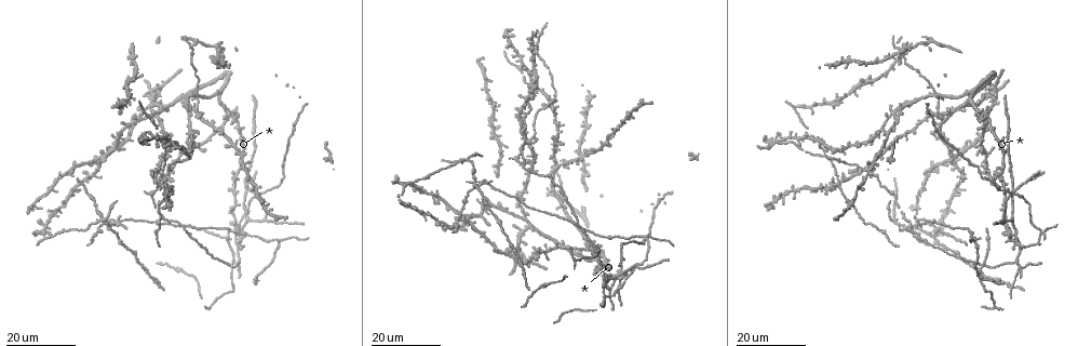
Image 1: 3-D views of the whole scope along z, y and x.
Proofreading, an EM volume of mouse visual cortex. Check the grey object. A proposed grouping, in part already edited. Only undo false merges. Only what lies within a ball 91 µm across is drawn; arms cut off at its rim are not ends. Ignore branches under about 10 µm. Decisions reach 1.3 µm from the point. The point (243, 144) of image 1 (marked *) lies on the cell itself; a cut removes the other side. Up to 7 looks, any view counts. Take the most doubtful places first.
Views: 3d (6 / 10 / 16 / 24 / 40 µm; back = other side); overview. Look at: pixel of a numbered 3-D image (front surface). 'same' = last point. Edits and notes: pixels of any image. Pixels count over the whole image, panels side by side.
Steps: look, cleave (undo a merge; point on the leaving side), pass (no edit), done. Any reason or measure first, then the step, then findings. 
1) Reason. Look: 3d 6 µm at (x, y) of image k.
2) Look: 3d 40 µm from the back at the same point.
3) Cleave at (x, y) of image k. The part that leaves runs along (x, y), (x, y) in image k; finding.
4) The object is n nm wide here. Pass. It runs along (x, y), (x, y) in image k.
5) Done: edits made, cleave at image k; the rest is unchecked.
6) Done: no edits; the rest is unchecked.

Looks like a crossing. Look: 3d 16 µm at (593, 249) of image 1.

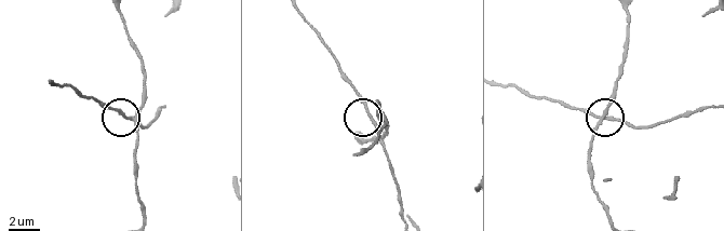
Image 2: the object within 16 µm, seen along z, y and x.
Look: 3d 6 µm at (370, 114) of image 2.

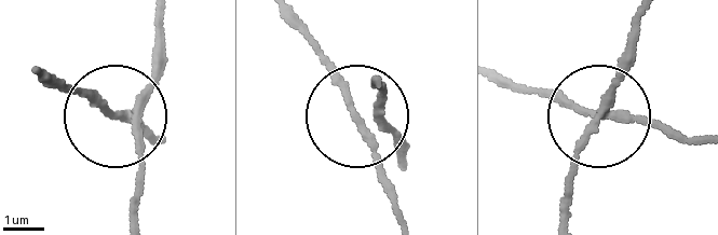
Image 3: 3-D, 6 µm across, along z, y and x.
Pass. It runs along (160, 139), (125, 119), (139, 150), (139, 208) in image 3; all the same cell.

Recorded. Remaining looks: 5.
Four-way junction. Look: 3d 16 µm at (1020, 243) of image 1.

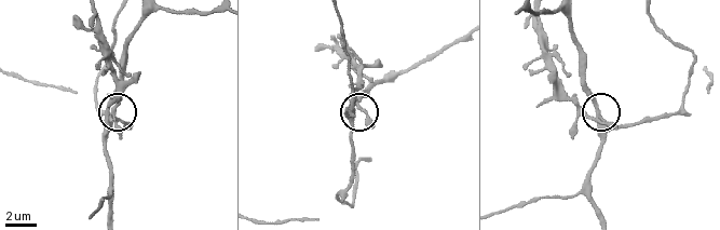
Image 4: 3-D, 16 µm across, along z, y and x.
Look: 3d 6 µm at (599, 112) of image 4.

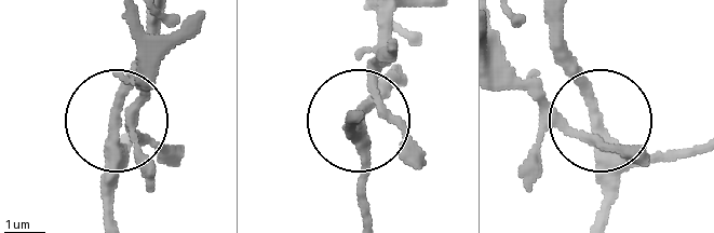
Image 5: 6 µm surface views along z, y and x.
Pass. All the same cell.

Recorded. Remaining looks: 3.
Three-way junction. Look: 3d 24 µm at (1005, 218) of image 1.

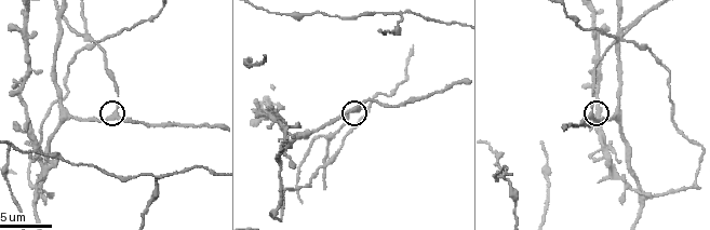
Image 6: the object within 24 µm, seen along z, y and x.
Closer look. Look: 3d 10 µm at (116, 112) of image 6.

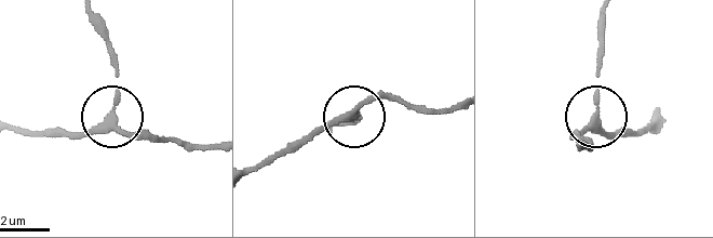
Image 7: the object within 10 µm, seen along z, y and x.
Pass. It runs along (13, 128), (75, 134), (110, 119), (131, 136), (153, 140) in image 7; all the same cell.

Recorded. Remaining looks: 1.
Done: no edits; the rest is unchecked.

